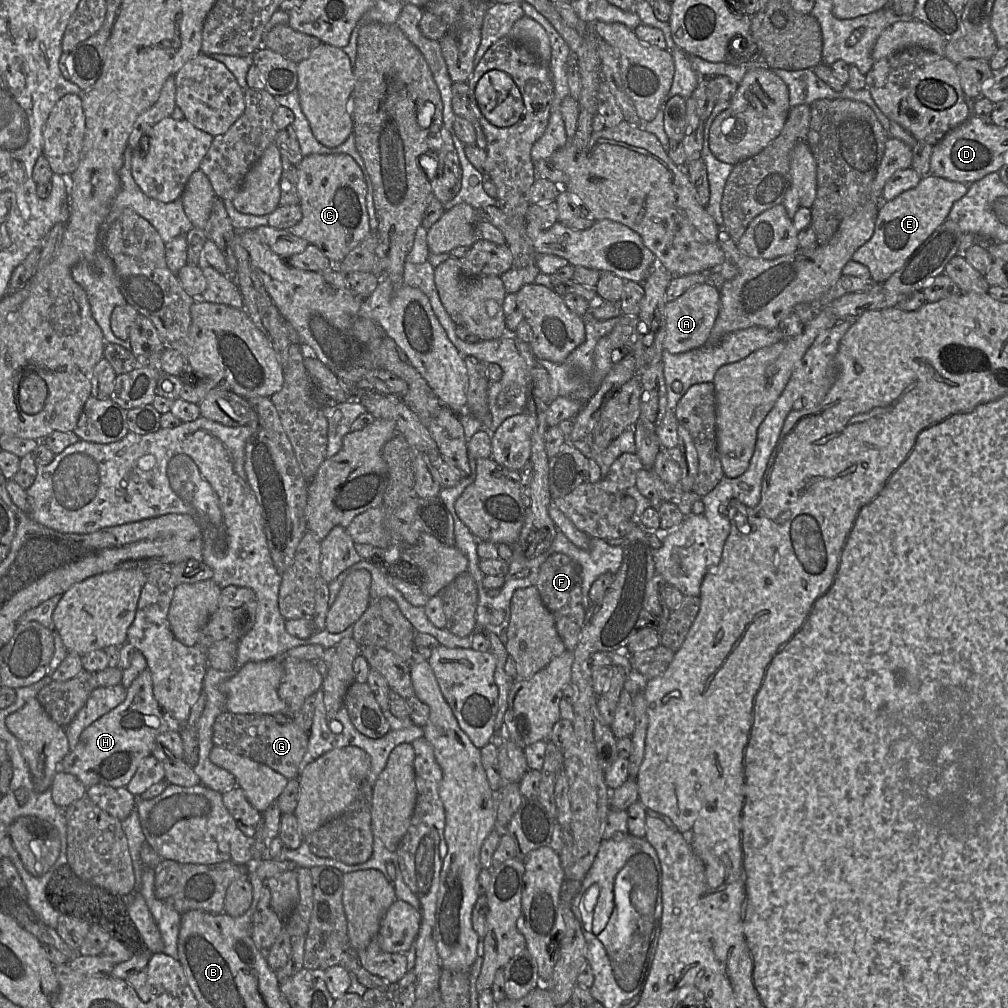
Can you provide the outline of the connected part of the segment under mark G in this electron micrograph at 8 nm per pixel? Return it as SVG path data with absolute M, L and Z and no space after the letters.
M224 711L213 723L214 746L264 764L288 780L299 777L299 765L307 751L308 738L309 732L302 730L293 721L280 724L273 715L235 714Z

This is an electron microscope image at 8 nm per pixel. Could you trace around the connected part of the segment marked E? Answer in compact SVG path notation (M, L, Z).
M928 174L916 187L890 201L881 202L873 235L853 253L851 260L865 265L870 278L882 284L947 219L953 204L967 193L968 186Z

